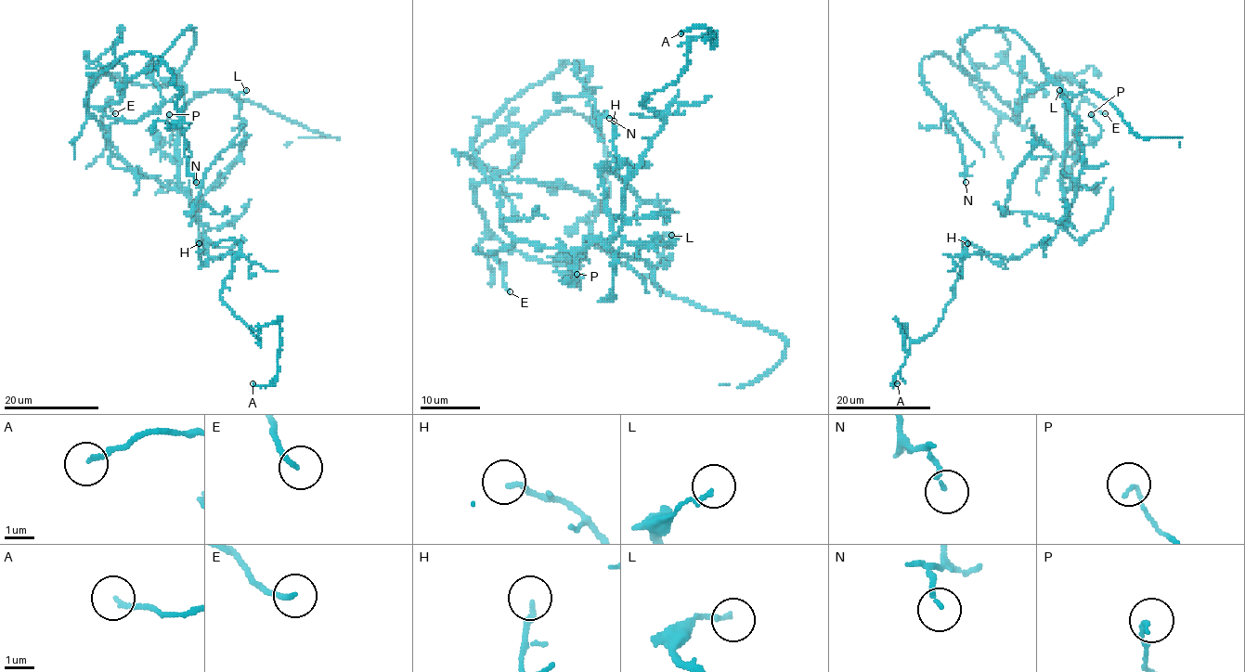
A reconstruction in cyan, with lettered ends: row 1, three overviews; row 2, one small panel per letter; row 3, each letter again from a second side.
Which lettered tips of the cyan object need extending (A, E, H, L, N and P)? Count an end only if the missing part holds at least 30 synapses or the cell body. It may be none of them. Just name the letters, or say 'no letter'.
no letter

